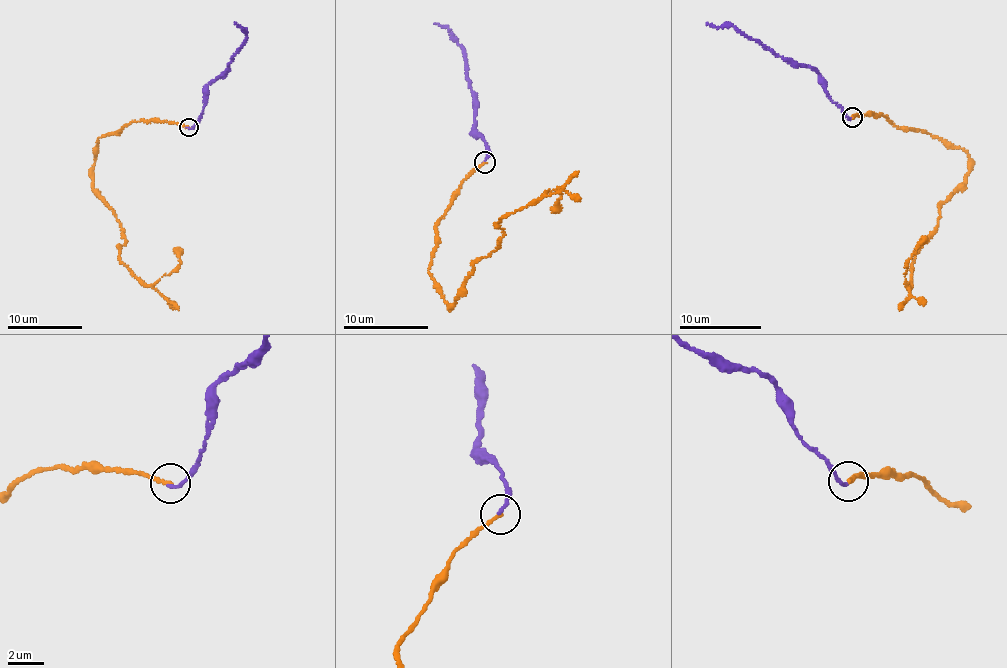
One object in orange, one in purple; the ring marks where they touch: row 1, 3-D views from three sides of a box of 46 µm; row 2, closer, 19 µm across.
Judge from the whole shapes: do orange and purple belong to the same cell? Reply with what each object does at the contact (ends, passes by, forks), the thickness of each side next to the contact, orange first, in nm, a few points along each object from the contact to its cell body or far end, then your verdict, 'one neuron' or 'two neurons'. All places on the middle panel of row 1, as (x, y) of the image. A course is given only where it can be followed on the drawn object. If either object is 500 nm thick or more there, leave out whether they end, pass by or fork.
orange ends; purple ends; calibres 260 and 240 nm; course orange (485, 162), (437, 225), (428, 272), (448, 305), (473, 265), (498, 247), (503, 217), (553, 189), (551, 212); course purple (485, 162), (487, 146), (480, 135), (474, 133), (474, 96), (461, 45), (448, 30), (434, 23); one neuron

